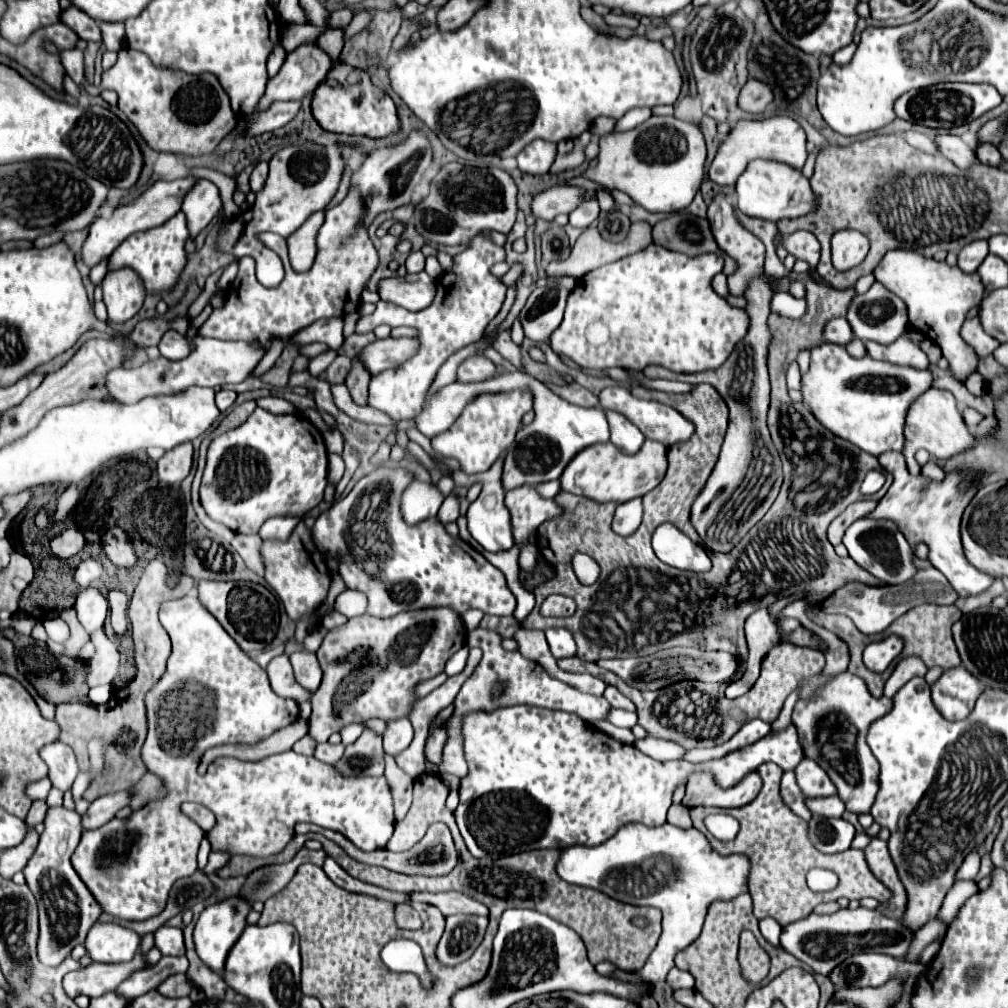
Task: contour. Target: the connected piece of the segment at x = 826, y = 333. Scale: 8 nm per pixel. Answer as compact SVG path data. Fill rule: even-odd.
M833 318L825 324L823 328L823 338L825 342L833 342L833 344L847 344L851 338L853 338L853 332L851 332L851 326L845 318Z

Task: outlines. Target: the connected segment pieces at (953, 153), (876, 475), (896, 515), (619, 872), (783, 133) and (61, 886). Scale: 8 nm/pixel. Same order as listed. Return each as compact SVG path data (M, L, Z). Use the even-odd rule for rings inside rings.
M939 134L933 138L937 144L937 150L949 158L953 164L957 164L959 168L967 168L971 166L977 158L975 158L975 148L965 144L959 136L953 134Z
M871 470L871 472L865 476L865 480L863 480L861 492L863 492L865 496L871 496L871 494L879 492L883 484L885 484L885 476L883 476L881 472L877 472L877 470Z
M885 452L879 456L879 464L883 470L893 474L893 484L887 490L887 494L879 500L877 508L867 514L865 518L875 518L875 520L891 520L897 524L897 528L901 530L901 534L907 538L907 542L911 546L917 546L919 542L927 544L929 548L929 562L945 574L945 578L949 578L949 584L953 586L953 590L959 596L975 596L983 590L987 590L993 582L991 576L979 572L977 568L973 568L965 554L963 554L963 546L961 546L961 534L959 534L959 526L961 526L961 516L963 510L967 508L967 504L973 500L973 494L977 494L979 490L979 478L973 480L969 472L949 472L945 474L945 478L941 482L929 480L925 476L911 476L907 466L905 466L905 458L901 452ZM965 482L969 482L967 488L961 488Z
M631 822L631 824L621 826L613 838L609 838L607 842L603 842L599 846L569 846L561 852L561 858L557 862L559 876L563 880L567 880L569 884L595 888L595 890L599 890L619 902L627 902L633 906L655 906L663 912L661 940L659 940L657 948L653 950L653 954L649 956L647 964L639 970L639 976L647 984L663 982L667 972L675 966L675 962L673 962L675 954L697 940L711 902L733 900L739 894L749 892L747 890L749 868L751 868L751 862L745 854L729 854L729 856L717 854L709 846L707 838L697 828L683 830L683 828L677 828L671 824L651 828L651 826L645 826L639 822Z
M773 116L765 120L739 120L731 128L727 138L719 144L717 154L709 168L709 178L719 186L735 186L737 178L747 168L747 162L751 162L753 158L765 158L795 168L803 168L807 160L807 148L805 148L805 132L799 126L799 122L793 120L791 116Z
M49 806L43 824L45 830L41 834L39 846L23 874L27 878L27 886L39 902L39 960L47 966L57 966L77 944L83 944L89 928L103 914L103 908L91 892L83 892L83 882L69 860L83 834L81 816L63 806Z

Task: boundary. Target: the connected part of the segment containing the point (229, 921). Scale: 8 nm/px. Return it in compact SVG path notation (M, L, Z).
M231 896L223 902L217 902L217 904L211 904L207 906L199 920L197 920L197 926L195 926L195 932L193 932L193 940L195 940L195 948L197 948L197 954L199 958L211 968L215 970L217 974L223 972L223 966L225 966L225 958L231 950L231 946L237 942L237 938L243 934L247 922L247 914L251 910L251 902L241 898L241 896Z

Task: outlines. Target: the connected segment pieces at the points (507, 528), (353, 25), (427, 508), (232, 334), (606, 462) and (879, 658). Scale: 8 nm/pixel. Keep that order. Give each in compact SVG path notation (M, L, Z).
M503 456L483 474L477 474L473 476L473 480L481 480L483 484L483 490L479 494L479 498L469 506L467 510L467 520L469 520L469 532L471 536L487 550L487 552L505 552L505 550L511 550L515 546L515 540L513 540L513 534L511 534L511 520L509 520L509 510L505 508L503 504L503 496L505 496L505 490L501 486L501 468L503 468Z
M361 12L355 15L350 24L346 27L346 30L344 31L345 41L350 39L356 33L363 30L363 28L365 28L367 24L369 24L369 20L371 20L370 18L370 14L366 12Z
M415 480L403 492L403 498L401 498L401 510L403 510L405 522L415 524L415 522L421 522L423 518L437 516L437 510L443 504L443 500L445 496L437 490L437 486Z
M351 186L347 198L327 210L325 224L317 234L317 258L309 272L295 272L291 268L287 244L283 236L275 234L271 250L279 254L285 266L285 278L275 288L259 284L253 258L241 258L239 274L225 290L225 306L213 310L209 320L199 328L199 334L217 340L245 342L271 342L275 336L287 340L295 330L301 330L319 318L345 318L351 312L359 312L365 282L379 268L379 254L369 238L367 226L363 226L363 214L367 214L367 206L361 190Z
M645 440L643 448L633 456L619 452L611 442L607 442L607 444L593 444L581 450L567 464L559 482L561 488L571 494L591 498L601 504L603 502L623 504L633 498L645 496L649 490L653 490L663 480L665 470L667 470L667 448L659 442Z
M891 634L879 642L871 642L863 652L863 662L869 670L883 672L900 655L903 647L901 636Z

